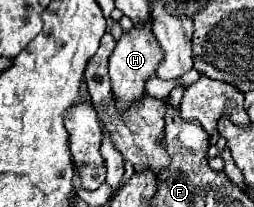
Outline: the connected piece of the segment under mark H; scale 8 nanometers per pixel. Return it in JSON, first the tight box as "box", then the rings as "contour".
{"box":[108,24,164,110],"contour":[[[134,24],[128,32],[122,34],[122,38],[116,42],[116,48],[110,56],[110,66],[108,66],[118,110],[126,110],[136,100],[140,100],[140,96],[144,94],[146,80],[156,74],[156,66],[162,62],[162,56],[164,52],[160,50],[160,44],[156,42],[148,24]]]}

